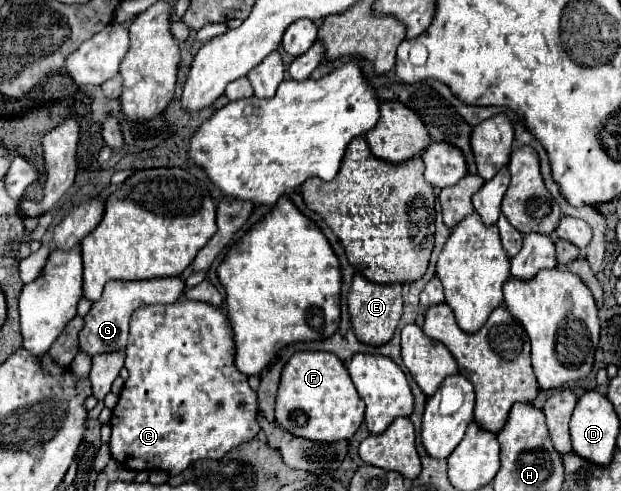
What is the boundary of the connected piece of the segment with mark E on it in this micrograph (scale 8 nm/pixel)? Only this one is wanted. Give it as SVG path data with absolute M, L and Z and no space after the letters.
M356 274L348 292L348 308L356 338L370 346L386 344L402 316L402 284L376 284L366 280L362 274Z

